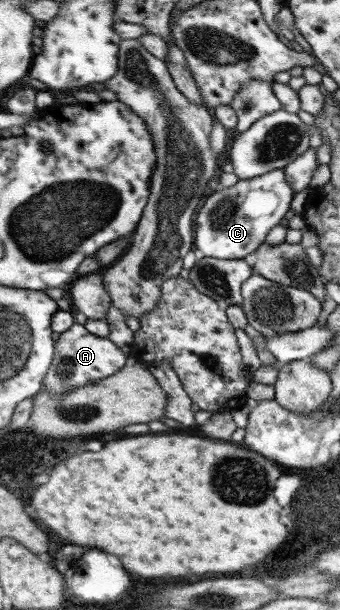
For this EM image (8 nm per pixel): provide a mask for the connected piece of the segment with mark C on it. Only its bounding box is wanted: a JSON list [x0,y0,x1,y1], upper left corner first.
[193,168,293,260]

